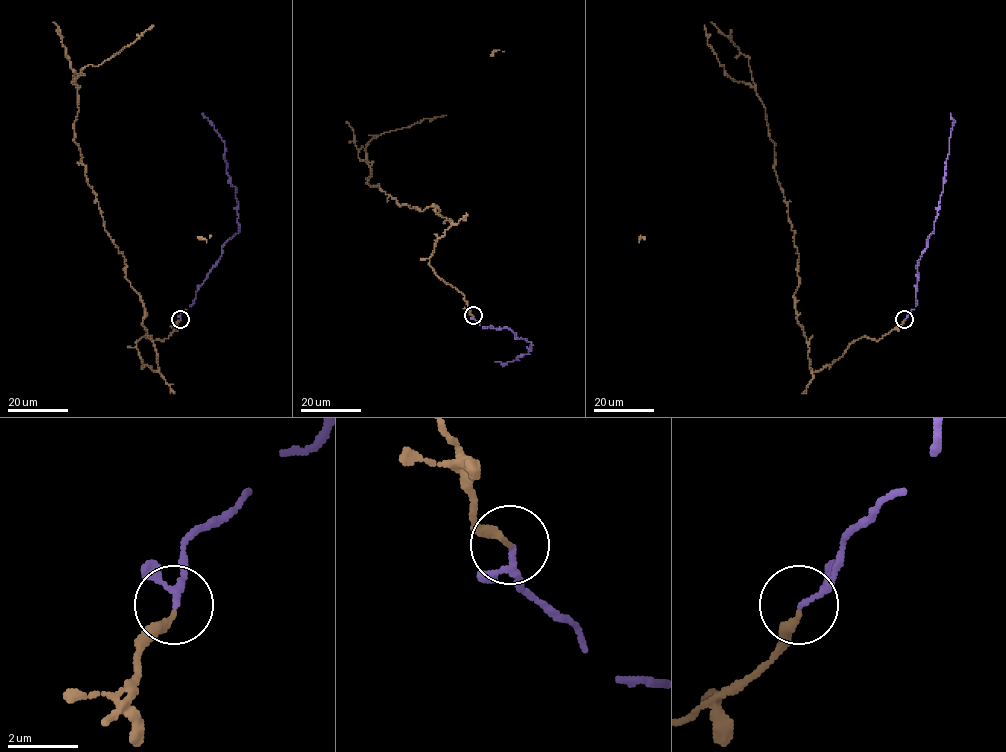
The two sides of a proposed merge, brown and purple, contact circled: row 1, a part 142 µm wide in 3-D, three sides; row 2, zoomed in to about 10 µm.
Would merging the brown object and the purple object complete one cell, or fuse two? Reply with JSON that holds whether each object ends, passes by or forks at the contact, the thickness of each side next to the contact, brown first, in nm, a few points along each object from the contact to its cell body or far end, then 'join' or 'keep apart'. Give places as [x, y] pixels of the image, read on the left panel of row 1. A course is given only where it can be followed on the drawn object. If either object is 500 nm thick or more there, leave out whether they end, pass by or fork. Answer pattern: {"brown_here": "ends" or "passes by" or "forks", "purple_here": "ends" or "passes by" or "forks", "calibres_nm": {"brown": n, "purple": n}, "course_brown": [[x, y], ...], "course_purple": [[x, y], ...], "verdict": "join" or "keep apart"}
{"brown_here": "ends", "purple_here": "passes by", "calibres_nm": {"brown": 220, "purple": 130}, "course_brown": [[180, 319], [168, 338], [136, 342], [142, 364], [159, 371], [144, 306], [74, 140], [72, 81], [153, 25]], "course_purple": [[180, 319], [221, 256], [223, 244], [239, 231], [236, 189], [226, 173], [224, 142], [202, 113]], "verdict": "join"}

